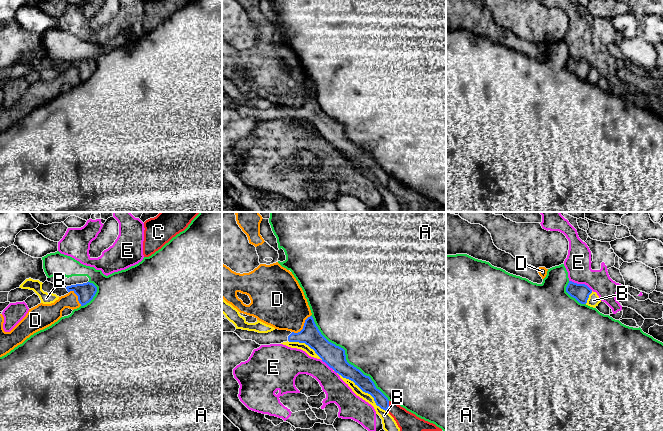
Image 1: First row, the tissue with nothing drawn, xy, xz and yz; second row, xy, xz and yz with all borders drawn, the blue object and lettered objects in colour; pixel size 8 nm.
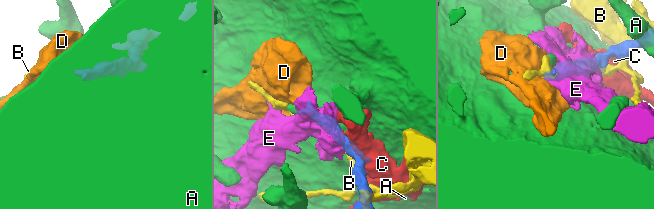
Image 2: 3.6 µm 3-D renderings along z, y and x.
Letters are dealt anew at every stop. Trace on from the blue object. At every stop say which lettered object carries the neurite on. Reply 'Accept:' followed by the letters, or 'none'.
Accept: A

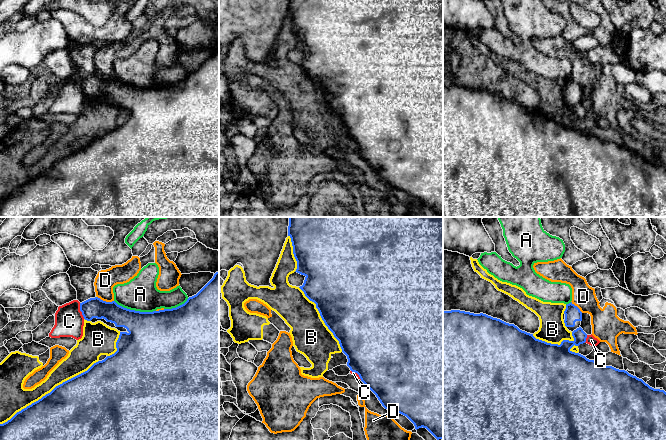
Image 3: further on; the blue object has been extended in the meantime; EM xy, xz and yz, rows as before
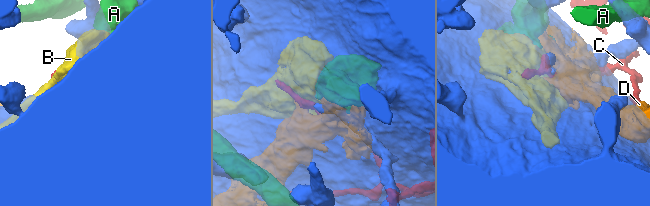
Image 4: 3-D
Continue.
Accept: none

